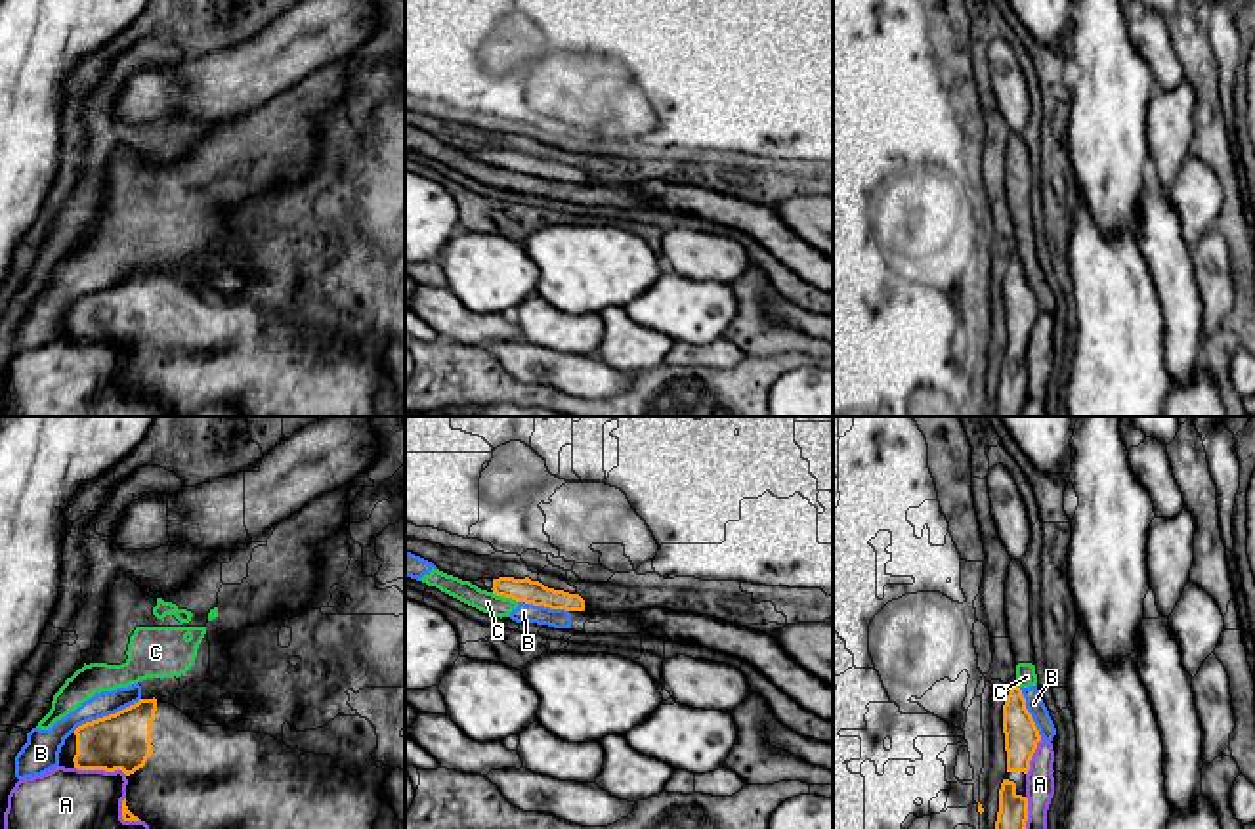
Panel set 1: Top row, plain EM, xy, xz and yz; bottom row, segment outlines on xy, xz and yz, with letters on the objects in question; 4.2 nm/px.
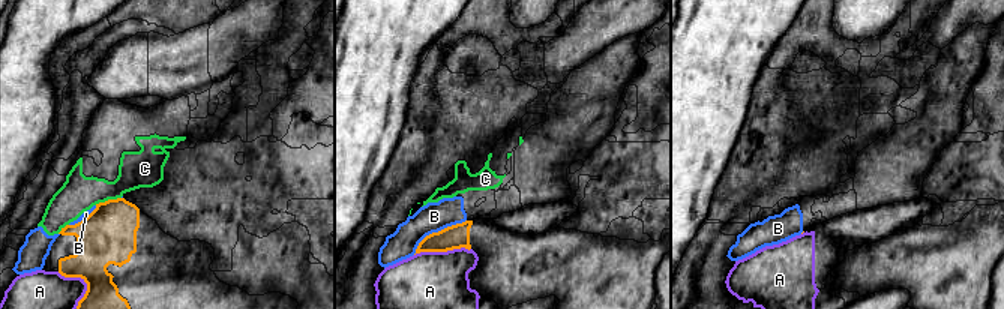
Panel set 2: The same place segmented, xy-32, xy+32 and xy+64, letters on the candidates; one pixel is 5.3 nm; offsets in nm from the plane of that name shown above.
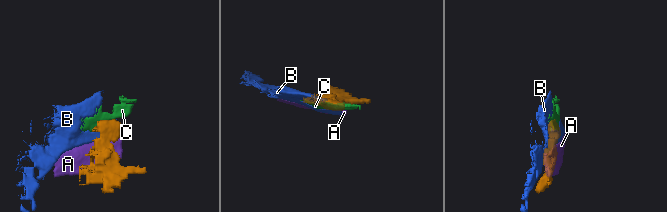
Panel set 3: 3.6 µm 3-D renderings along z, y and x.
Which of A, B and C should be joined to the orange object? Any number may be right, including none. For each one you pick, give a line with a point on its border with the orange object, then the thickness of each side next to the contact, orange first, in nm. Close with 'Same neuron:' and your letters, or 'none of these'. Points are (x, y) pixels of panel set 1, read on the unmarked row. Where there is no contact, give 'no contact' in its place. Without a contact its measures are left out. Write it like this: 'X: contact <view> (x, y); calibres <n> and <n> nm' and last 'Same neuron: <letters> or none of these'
Same neuron: none of these

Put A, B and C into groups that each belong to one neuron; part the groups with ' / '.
A / B C

